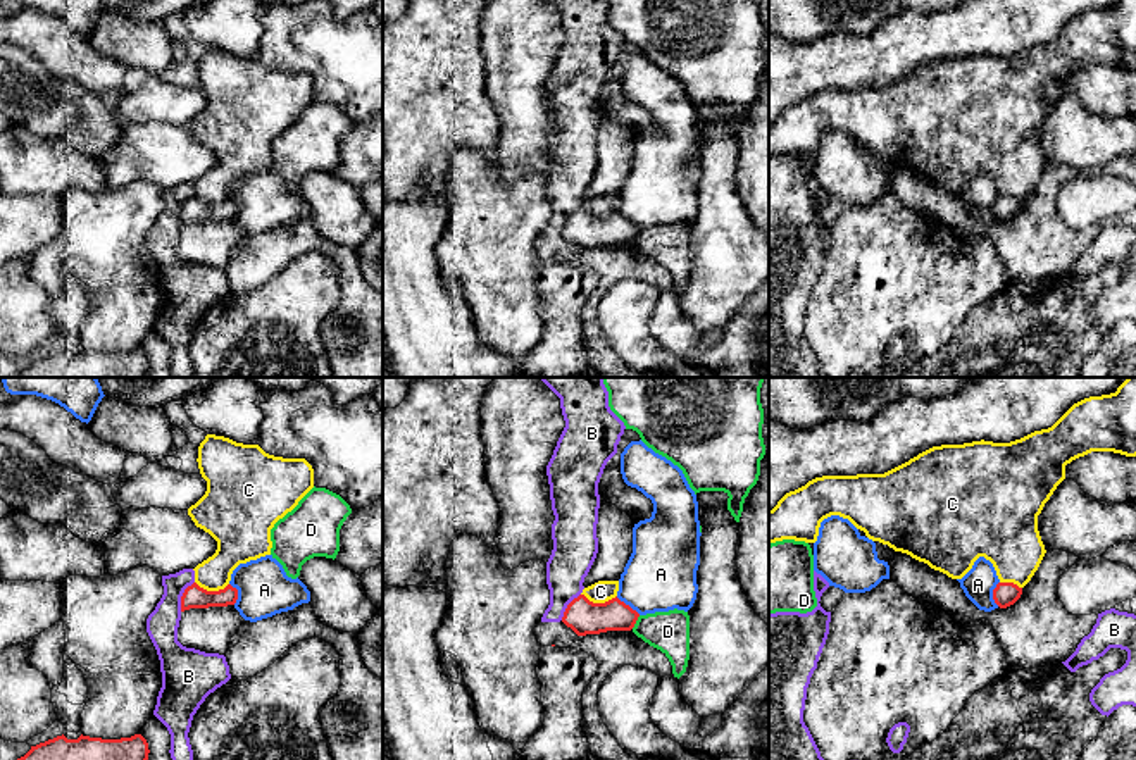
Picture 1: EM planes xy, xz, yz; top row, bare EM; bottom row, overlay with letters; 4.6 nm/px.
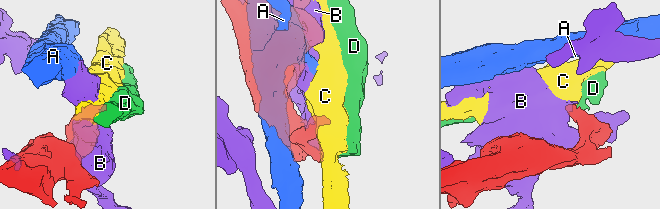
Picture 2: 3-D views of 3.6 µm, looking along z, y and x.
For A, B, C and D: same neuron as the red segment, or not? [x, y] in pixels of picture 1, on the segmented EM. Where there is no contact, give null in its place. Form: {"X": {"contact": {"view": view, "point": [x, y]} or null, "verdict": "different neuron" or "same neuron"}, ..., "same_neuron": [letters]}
{"A": {"contact": {"view": "yz", "point": [993, 593]}, "verdict": "different neuron"}, "B": {"contact": {"view": "xy", "point": [181, 597]}, "verdict": "different neuron"}, "C": {"contact": {"view": "xz", "point": [599, 604]}, "verdict": "different neuron"}, "D": {"contact": {"view": "xz", "point": [635, 622]}, "verdict": "different neuron"}, "same_neuron": []}

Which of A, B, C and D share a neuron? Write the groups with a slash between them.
A / B / C / D

